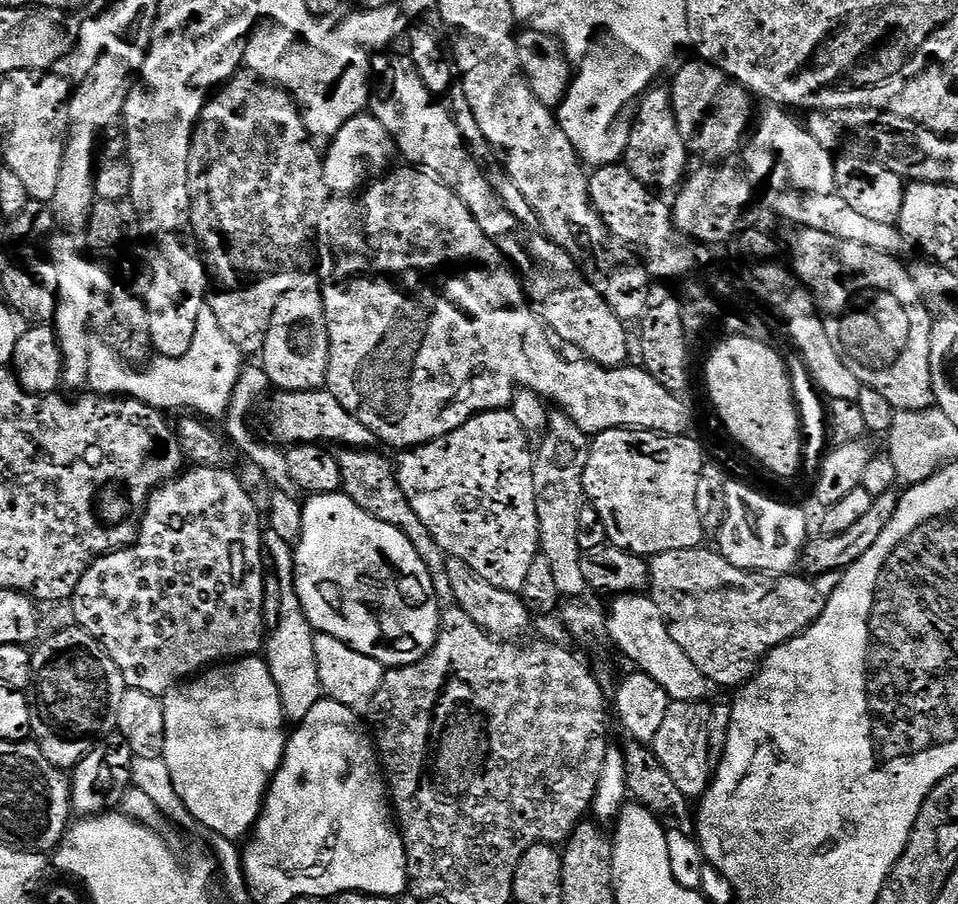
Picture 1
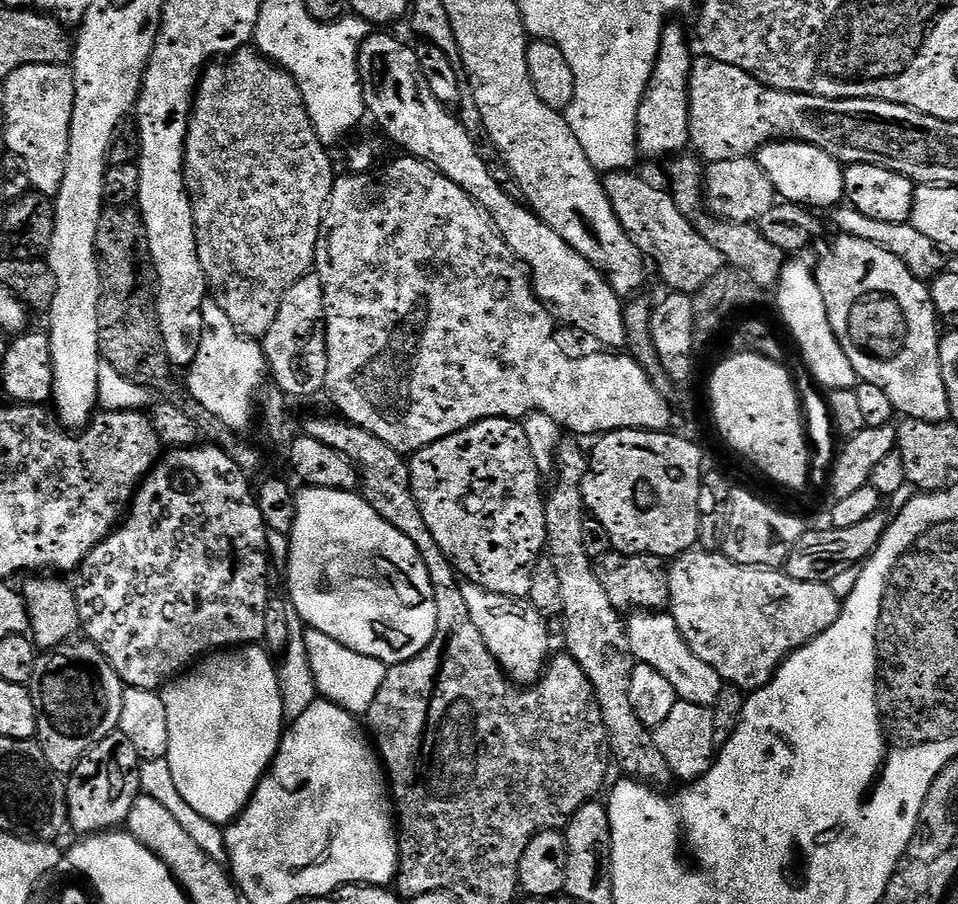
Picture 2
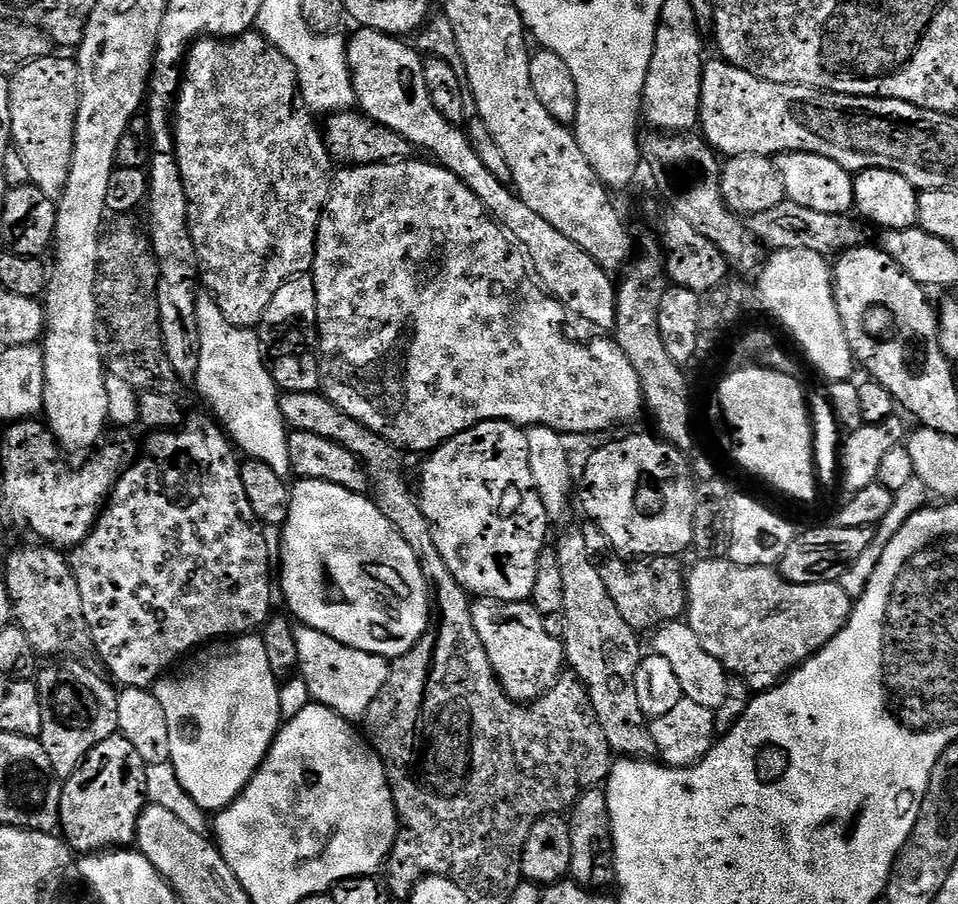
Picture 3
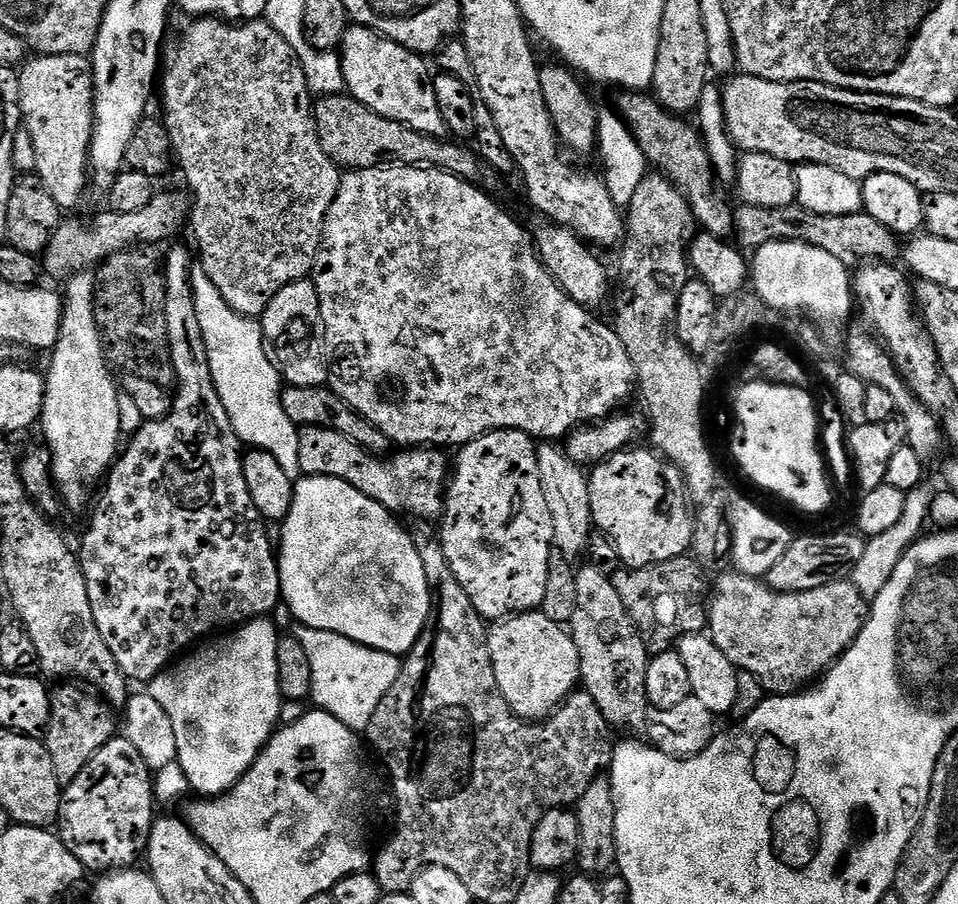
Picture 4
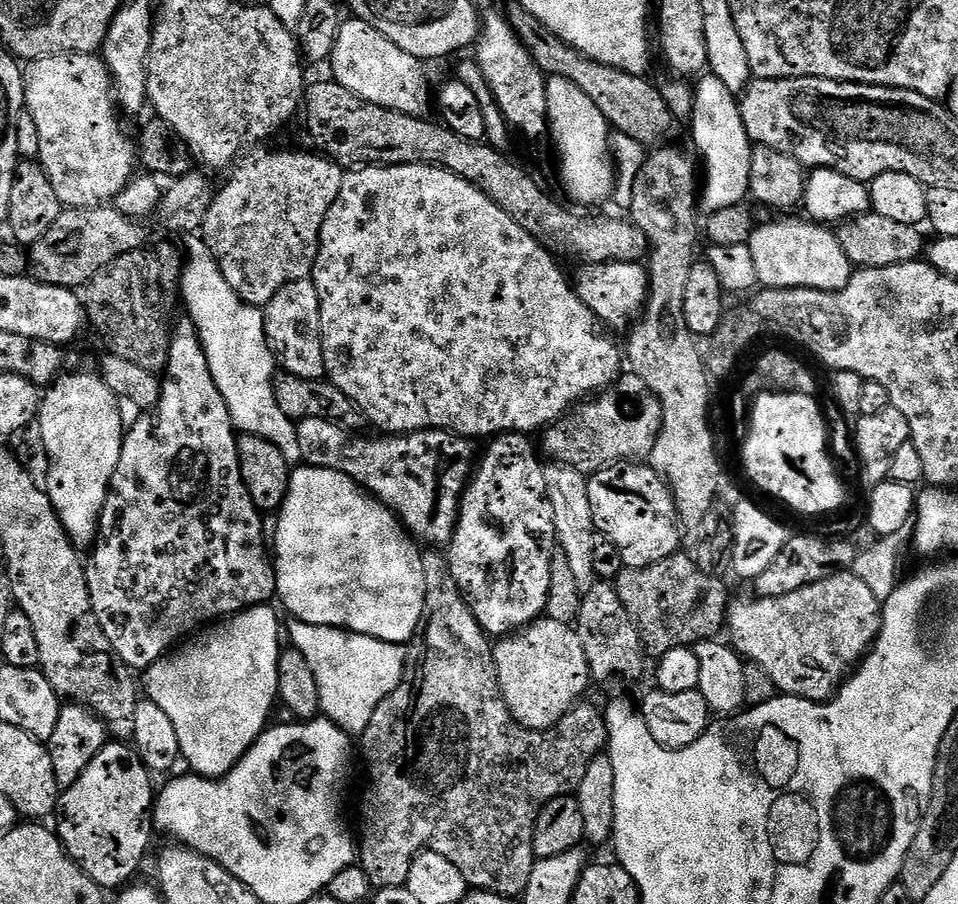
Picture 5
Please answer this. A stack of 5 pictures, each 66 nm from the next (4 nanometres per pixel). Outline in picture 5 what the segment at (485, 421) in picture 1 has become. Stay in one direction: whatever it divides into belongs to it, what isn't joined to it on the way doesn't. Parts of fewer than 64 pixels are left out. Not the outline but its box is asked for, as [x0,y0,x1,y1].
[446,432,558,638]

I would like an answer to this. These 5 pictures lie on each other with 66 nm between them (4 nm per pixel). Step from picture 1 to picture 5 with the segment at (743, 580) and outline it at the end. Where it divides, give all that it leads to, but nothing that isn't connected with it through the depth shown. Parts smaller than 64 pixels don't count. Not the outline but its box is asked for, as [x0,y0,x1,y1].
[727,570,882,702]

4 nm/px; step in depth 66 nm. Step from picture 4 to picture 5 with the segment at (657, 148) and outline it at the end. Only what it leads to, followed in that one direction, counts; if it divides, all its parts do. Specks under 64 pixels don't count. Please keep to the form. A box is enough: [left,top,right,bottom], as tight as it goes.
[506,2,674,149]

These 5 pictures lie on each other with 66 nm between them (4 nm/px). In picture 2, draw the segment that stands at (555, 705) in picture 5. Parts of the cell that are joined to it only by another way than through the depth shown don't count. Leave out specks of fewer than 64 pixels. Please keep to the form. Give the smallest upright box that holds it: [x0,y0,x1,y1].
[460,582,553,686]

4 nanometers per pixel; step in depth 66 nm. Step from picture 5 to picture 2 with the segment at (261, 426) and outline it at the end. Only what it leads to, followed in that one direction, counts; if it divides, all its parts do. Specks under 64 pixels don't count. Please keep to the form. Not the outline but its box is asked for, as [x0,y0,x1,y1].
[186,298,266,433]

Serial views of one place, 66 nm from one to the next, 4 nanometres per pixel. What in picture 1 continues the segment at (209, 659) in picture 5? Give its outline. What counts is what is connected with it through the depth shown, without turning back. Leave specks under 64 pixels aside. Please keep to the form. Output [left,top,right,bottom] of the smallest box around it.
[163,655,286,842]

